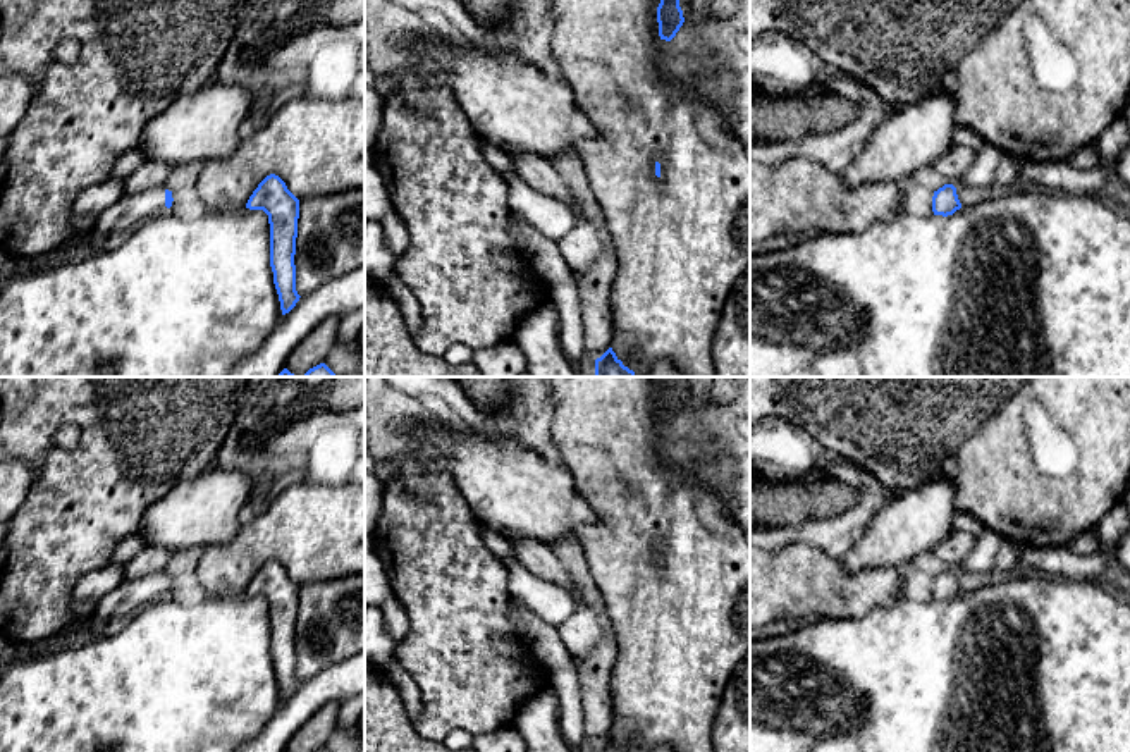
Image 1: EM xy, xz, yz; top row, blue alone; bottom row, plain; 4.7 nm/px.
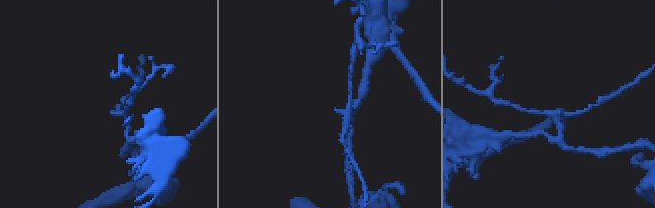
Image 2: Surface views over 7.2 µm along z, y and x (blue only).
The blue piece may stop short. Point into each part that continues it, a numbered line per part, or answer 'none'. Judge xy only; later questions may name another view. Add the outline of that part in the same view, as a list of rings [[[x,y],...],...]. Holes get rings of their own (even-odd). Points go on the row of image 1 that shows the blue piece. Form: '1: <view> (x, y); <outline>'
1: xy (128, 212); [[[153,188],[131,196],[122,196],[119,201],[105,208],[93,231],[107,236],[110,232],[126,231],[158,215],[165,206],[165,188]]]

